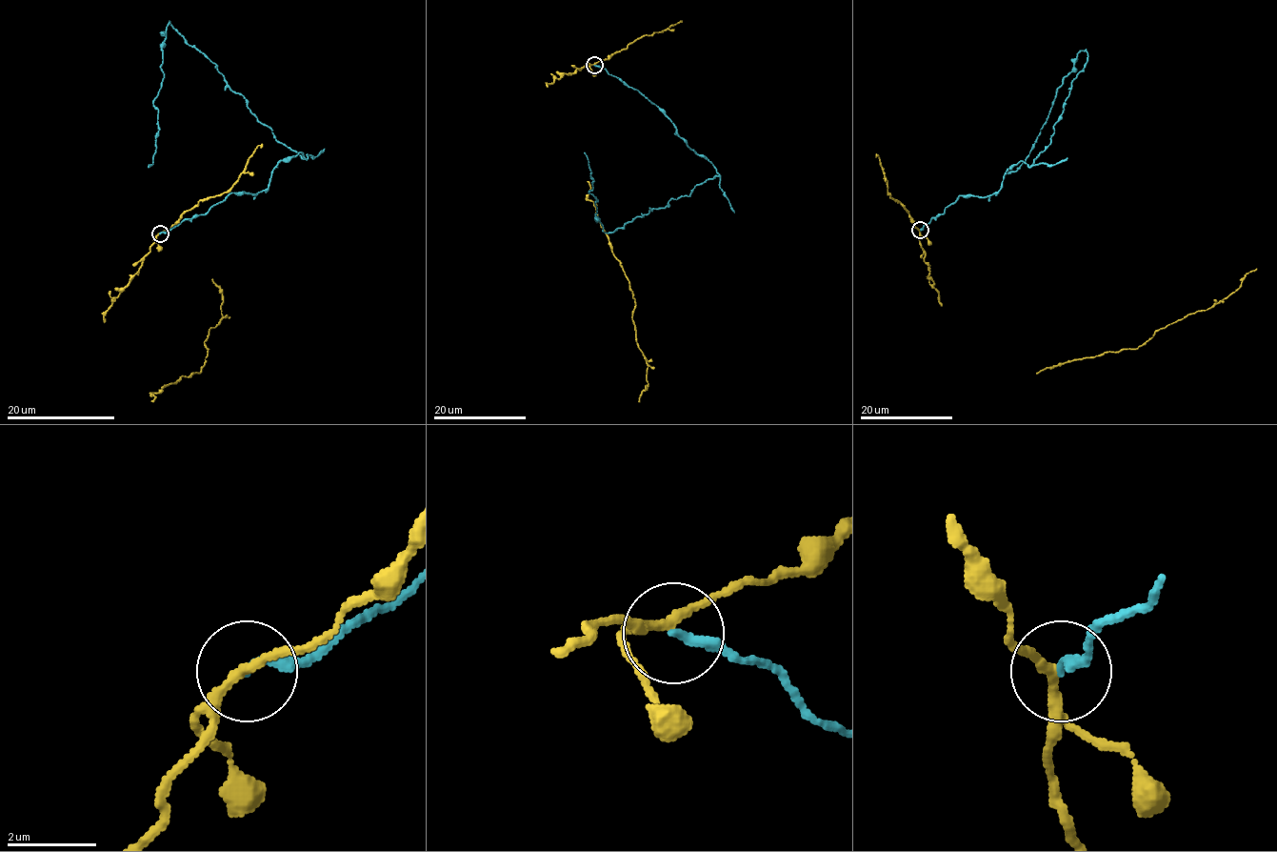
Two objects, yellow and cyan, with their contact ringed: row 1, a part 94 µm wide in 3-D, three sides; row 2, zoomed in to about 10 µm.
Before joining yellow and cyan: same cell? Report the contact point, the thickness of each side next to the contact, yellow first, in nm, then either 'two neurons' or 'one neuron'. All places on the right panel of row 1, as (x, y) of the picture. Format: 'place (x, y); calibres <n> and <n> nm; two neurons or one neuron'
place (920, 230); calibres 200 and 200 nm; two neurons

